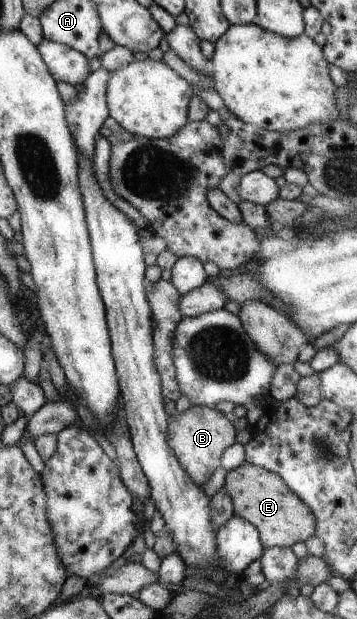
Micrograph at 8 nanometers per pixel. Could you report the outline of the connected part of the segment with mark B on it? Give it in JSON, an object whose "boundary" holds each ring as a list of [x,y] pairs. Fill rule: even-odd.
{"boundary":[[[191,405],[185,411],[173,411],[170,422],[169,445],[186,473],[201,487],[205,480],[221,466],[223,452],[235,442],[237,428],[215,407]]]}

